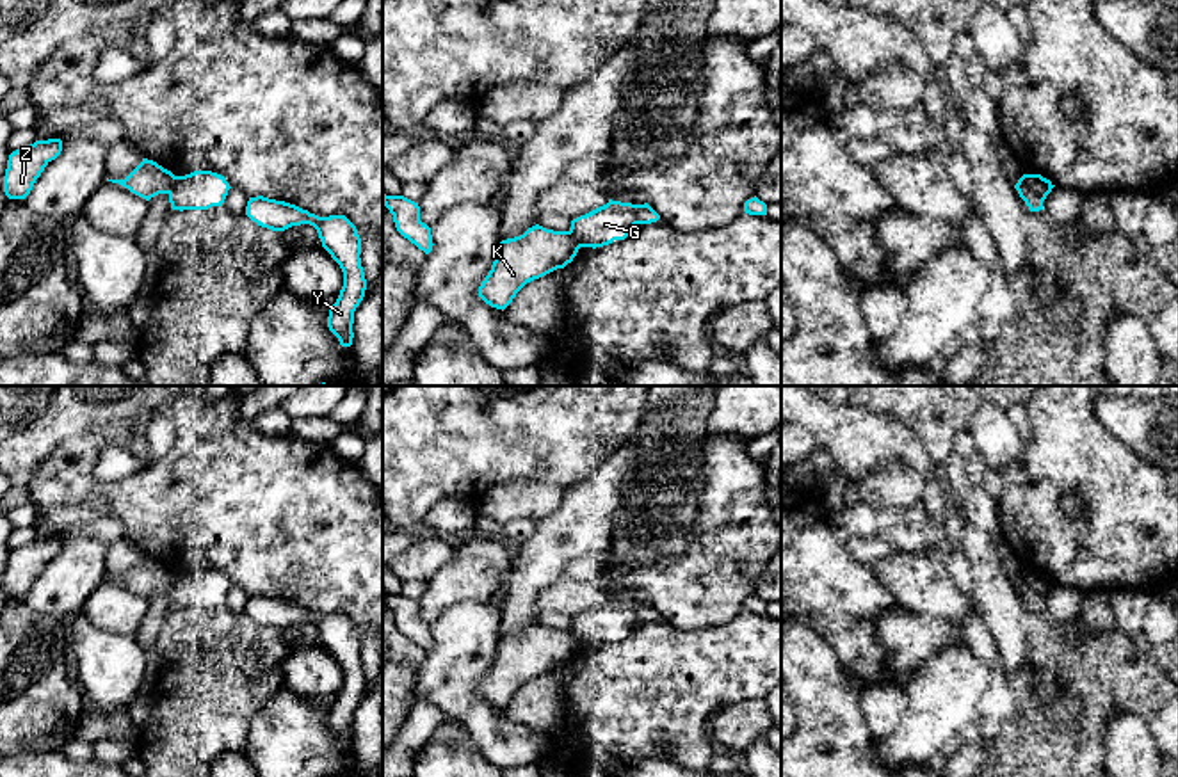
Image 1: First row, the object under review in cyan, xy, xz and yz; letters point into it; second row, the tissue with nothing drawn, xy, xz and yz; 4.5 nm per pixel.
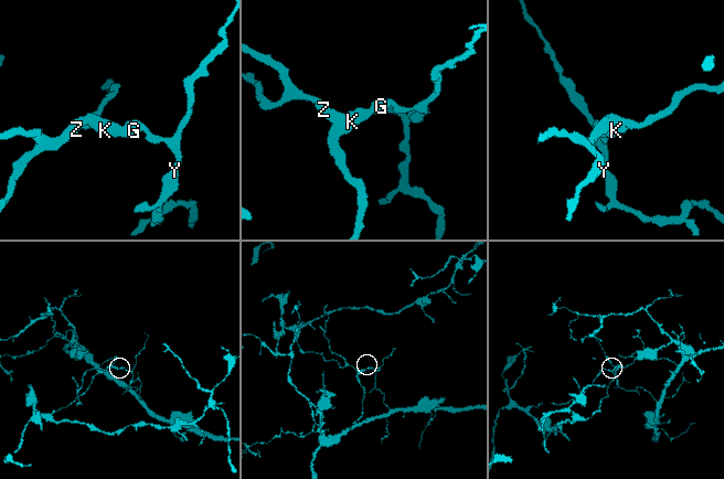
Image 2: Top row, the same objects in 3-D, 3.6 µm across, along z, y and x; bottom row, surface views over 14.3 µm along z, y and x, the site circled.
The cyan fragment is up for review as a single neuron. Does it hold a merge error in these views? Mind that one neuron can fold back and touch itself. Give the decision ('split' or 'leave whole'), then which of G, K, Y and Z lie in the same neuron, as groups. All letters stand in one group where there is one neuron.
split | G Y / K Z

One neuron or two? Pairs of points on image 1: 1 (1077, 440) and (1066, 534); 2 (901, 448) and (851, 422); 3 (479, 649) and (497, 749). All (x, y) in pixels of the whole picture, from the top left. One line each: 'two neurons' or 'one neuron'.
1: one neuron
2: one neuron
3: one neuron

